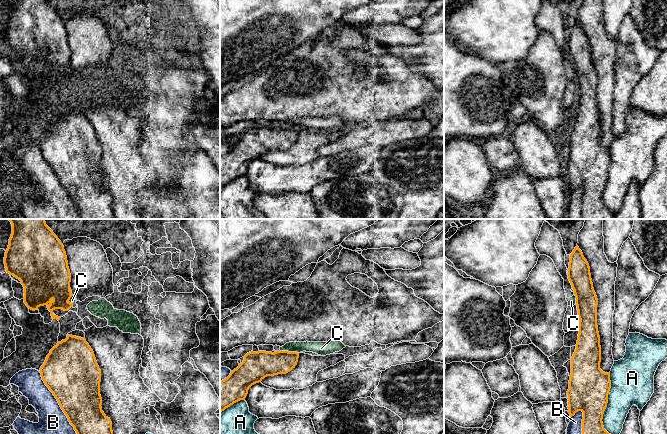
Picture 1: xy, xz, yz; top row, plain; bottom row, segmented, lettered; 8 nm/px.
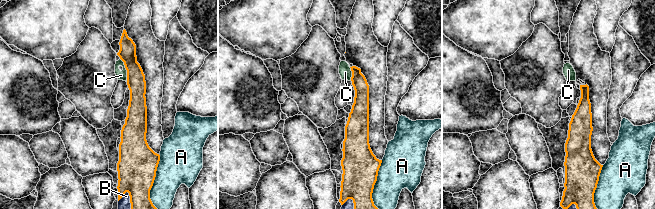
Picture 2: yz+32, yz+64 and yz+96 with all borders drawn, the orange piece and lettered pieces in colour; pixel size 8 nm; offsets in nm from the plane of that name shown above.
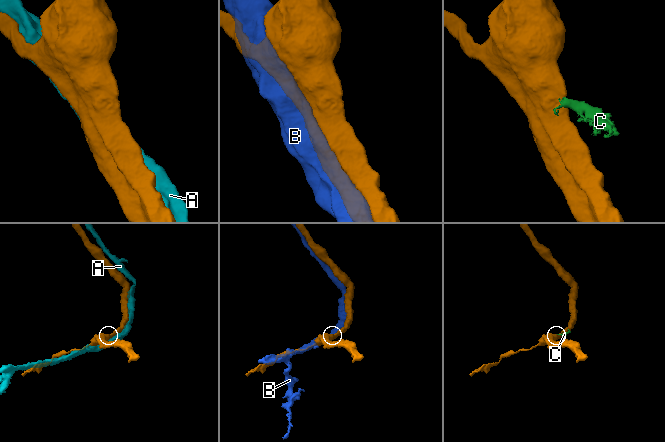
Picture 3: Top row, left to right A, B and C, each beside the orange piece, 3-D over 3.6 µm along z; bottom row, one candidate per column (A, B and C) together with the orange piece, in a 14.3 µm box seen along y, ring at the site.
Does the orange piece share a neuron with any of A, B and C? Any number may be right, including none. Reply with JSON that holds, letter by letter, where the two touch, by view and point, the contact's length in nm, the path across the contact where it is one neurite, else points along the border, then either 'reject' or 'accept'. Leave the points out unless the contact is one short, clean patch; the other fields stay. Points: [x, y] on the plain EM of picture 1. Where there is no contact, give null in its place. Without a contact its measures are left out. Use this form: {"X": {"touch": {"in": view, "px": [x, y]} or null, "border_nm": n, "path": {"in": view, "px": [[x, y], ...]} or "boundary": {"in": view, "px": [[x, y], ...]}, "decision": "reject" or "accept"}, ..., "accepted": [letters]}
{"A": {"touch": {"in": "yz", "px": [606, 182]}, "border_nm": 550, "decision": "reject"}, "B": {"touch": {"in": "xy", "px": [60, 182]}, "border_nm": 650, "decision": "reject"}, "C": {"touch": {"in": "xz", "px": [289, 128]}, "border_nm": 150, "boundary": {"in": "xz", "px": [[280, 126], [296, 127], [298, 129]]}, "decision": "reject"}, "accepted": []}

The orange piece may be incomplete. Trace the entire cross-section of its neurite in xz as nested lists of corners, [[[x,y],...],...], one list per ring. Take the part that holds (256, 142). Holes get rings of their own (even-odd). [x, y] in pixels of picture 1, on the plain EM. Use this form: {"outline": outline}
{"outline": [[[288,127],[249,128],[243,138],[220,157],[220,189],[245,176],[249,164],[267,152],[286,150],[297,141],[299,129]]]}

